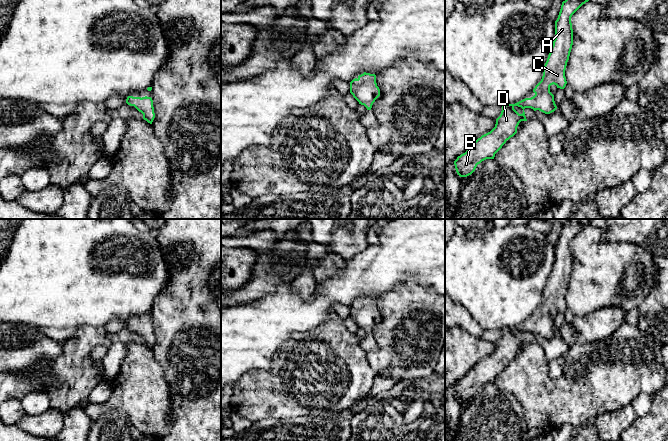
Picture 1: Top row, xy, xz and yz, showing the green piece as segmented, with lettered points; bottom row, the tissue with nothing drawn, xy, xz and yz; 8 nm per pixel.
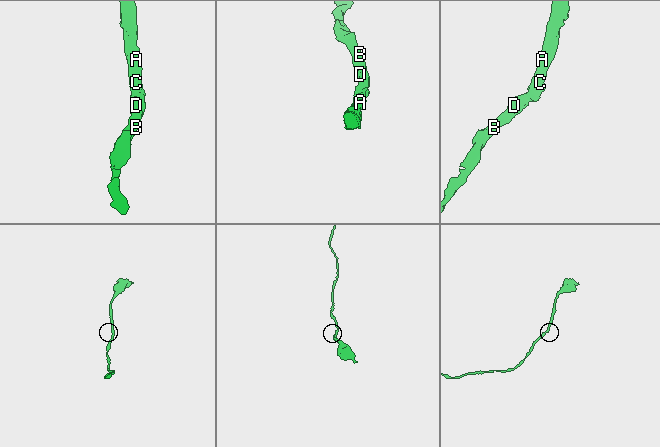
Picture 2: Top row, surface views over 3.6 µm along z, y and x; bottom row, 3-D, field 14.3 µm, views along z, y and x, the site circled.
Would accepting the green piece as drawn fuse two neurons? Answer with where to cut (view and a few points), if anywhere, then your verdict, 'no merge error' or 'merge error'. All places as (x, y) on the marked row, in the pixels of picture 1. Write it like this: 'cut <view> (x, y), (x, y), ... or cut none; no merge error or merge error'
cut none; no merge error

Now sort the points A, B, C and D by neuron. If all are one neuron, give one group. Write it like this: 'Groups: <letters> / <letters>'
Groups: A B C D

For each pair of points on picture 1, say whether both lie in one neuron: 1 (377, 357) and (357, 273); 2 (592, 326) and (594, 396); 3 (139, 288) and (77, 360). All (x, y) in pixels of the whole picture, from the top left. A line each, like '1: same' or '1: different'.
1: different
2: different
3: different

